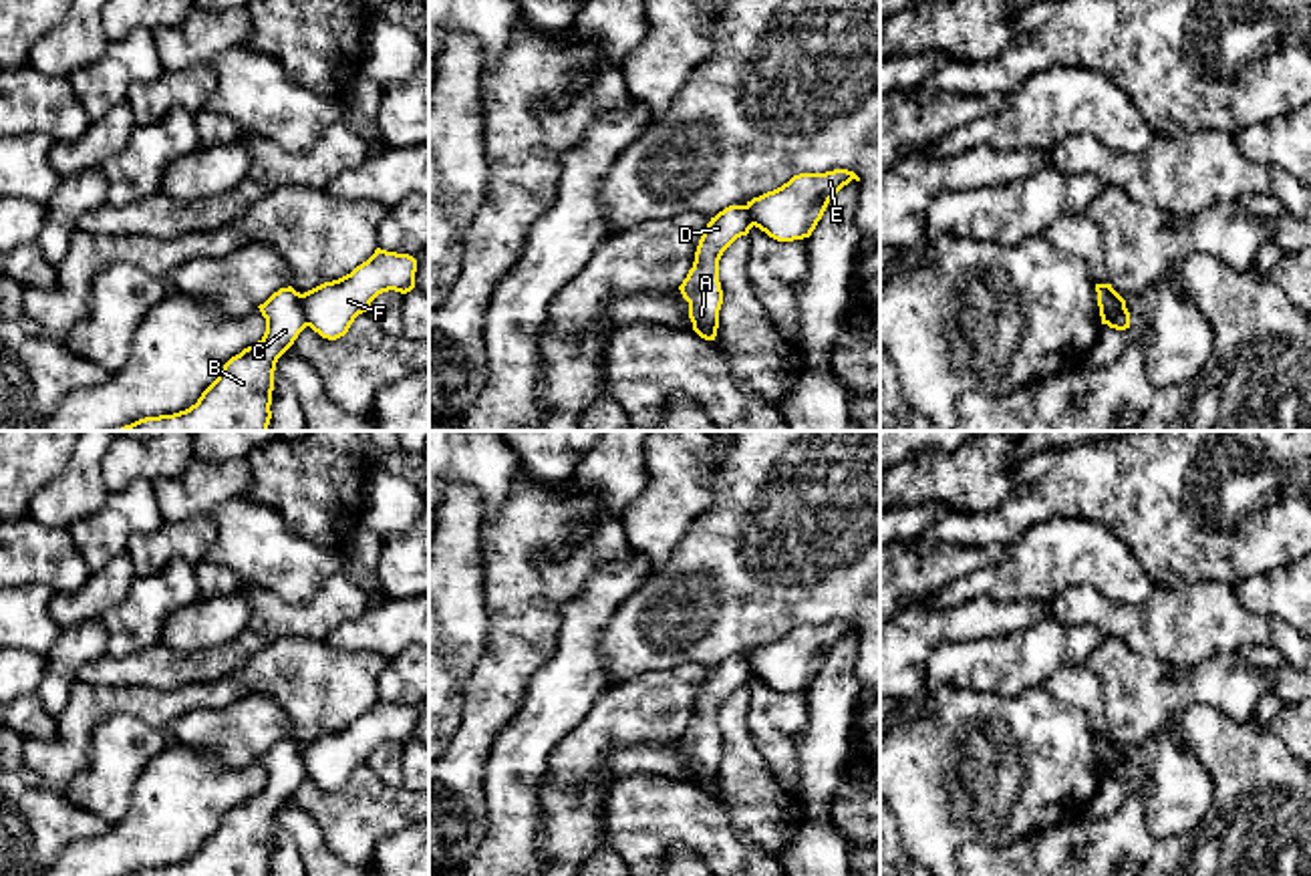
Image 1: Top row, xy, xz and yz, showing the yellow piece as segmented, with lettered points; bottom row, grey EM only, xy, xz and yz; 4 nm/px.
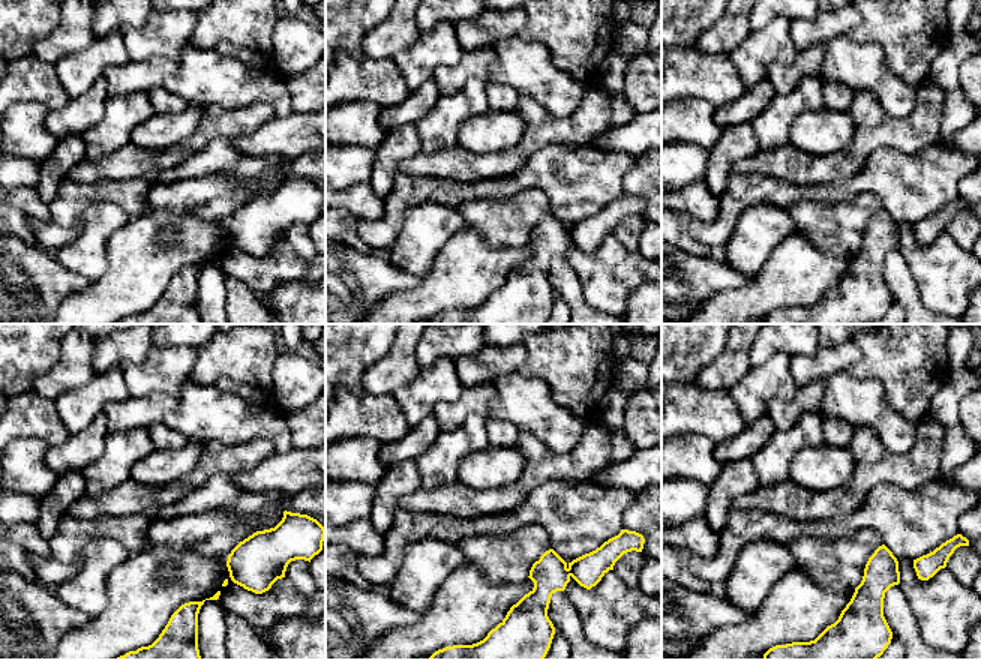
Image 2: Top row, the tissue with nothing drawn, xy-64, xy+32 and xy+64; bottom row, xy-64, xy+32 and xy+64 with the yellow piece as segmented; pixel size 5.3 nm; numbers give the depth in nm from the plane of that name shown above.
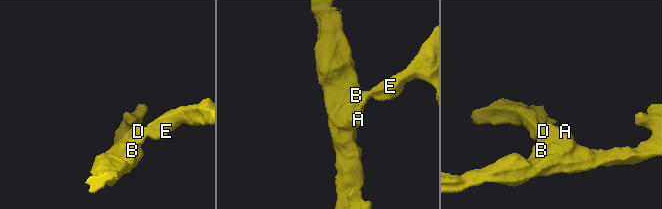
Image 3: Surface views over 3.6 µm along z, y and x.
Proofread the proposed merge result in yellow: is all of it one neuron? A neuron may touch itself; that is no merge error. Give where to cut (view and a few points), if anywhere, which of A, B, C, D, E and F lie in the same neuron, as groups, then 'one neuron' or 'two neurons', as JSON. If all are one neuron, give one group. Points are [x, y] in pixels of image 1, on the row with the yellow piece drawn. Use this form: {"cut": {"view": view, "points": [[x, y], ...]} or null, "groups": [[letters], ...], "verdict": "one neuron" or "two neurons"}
{"cut": {"view": "xy", "points": [[301, 295], [301, 307], [309, 325]]}, "groups": [["A", "B", "C", "D"], ["E", "F"]], "verdict": "two neurons"}

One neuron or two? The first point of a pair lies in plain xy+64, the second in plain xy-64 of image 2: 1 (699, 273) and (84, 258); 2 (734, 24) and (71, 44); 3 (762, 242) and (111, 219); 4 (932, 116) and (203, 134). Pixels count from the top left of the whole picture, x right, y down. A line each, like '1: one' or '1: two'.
1: two
2: one
3: one
4: one

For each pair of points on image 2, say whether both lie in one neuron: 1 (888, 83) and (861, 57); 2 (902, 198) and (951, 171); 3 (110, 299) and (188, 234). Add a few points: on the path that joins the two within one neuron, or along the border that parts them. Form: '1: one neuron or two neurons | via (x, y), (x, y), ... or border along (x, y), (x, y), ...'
1: one neuron | via (882, 78), (867, 63)
2: one neuron | via (914, 194), (935, 171), (939, 171)
3: one neuron | via (131, 281), (158, 254), (171, 251)

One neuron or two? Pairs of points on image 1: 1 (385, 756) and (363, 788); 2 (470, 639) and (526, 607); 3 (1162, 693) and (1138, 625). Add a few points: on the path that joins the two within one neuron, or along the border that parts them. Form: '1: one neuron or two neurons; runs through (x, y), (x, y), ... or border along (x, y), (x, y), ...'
1: two neurons; border along (367, 762), (387, 784), (401, 788)
2: two neurons; border along (486, 580), (488, 647), (472, 671)
3: two neurons; border along (1106, 633), (1158, 659), (1175, 675), (1195, 667)

